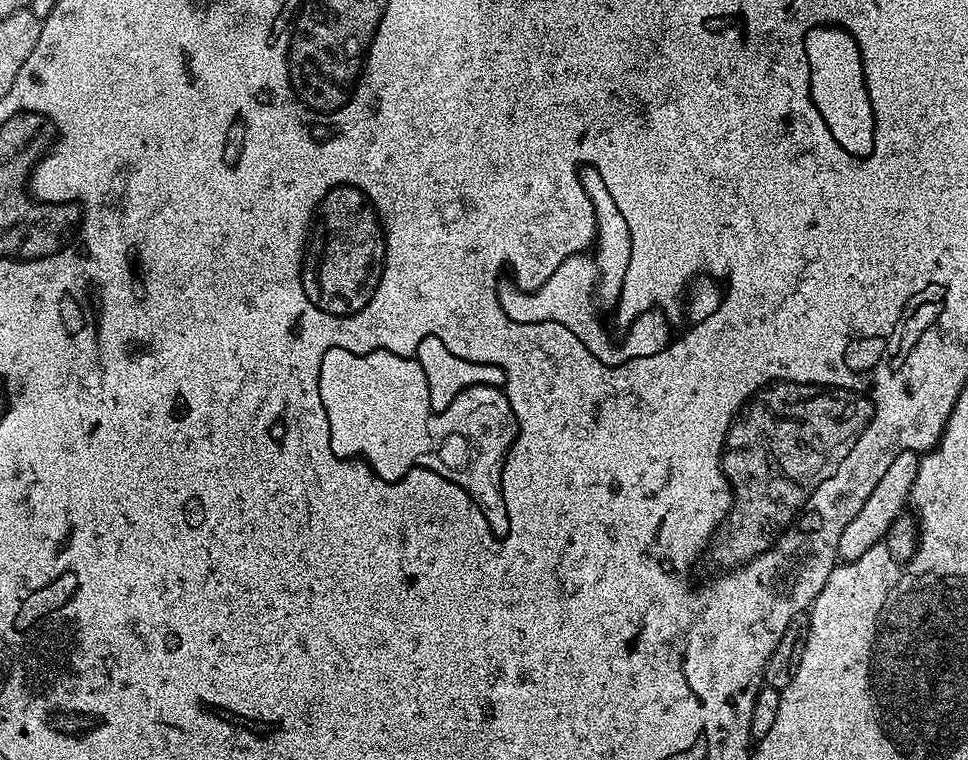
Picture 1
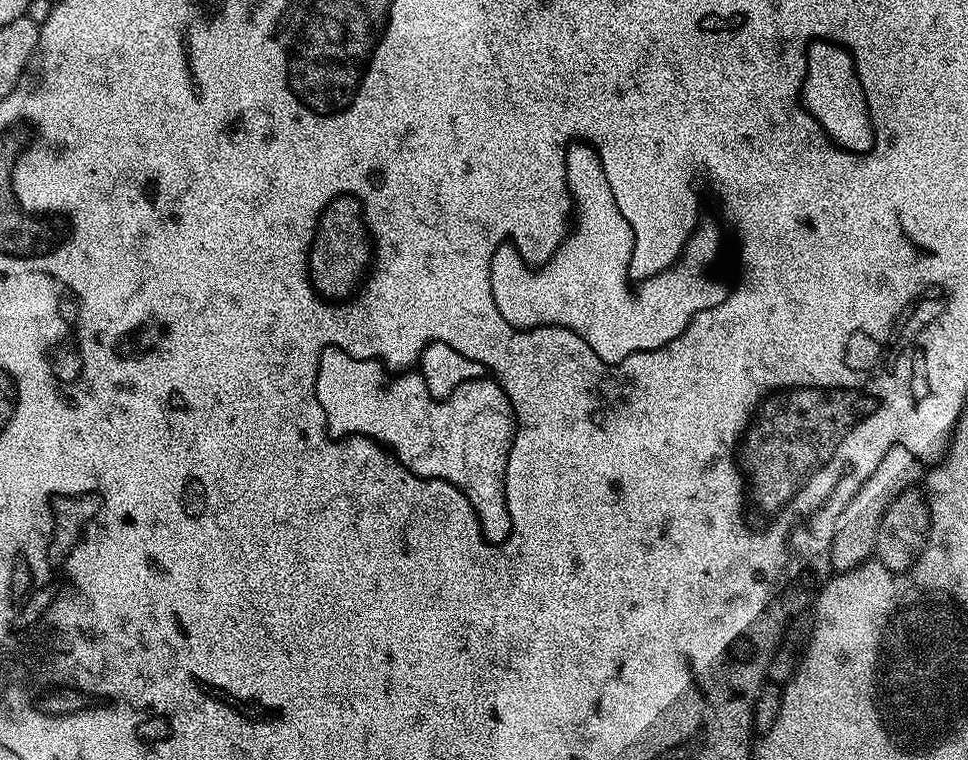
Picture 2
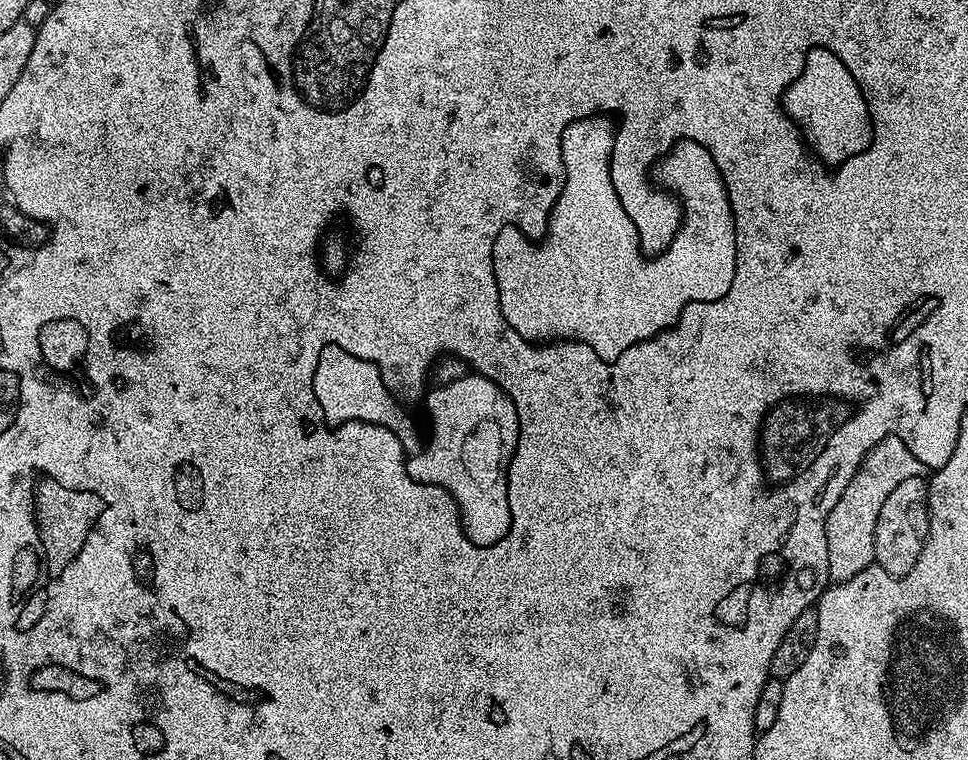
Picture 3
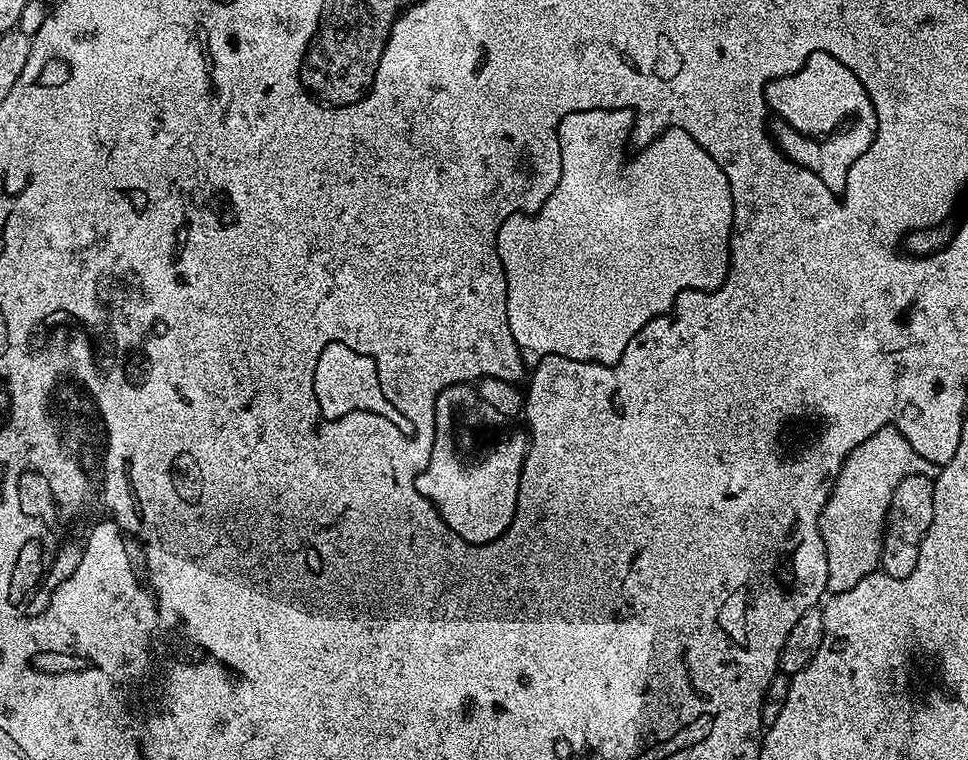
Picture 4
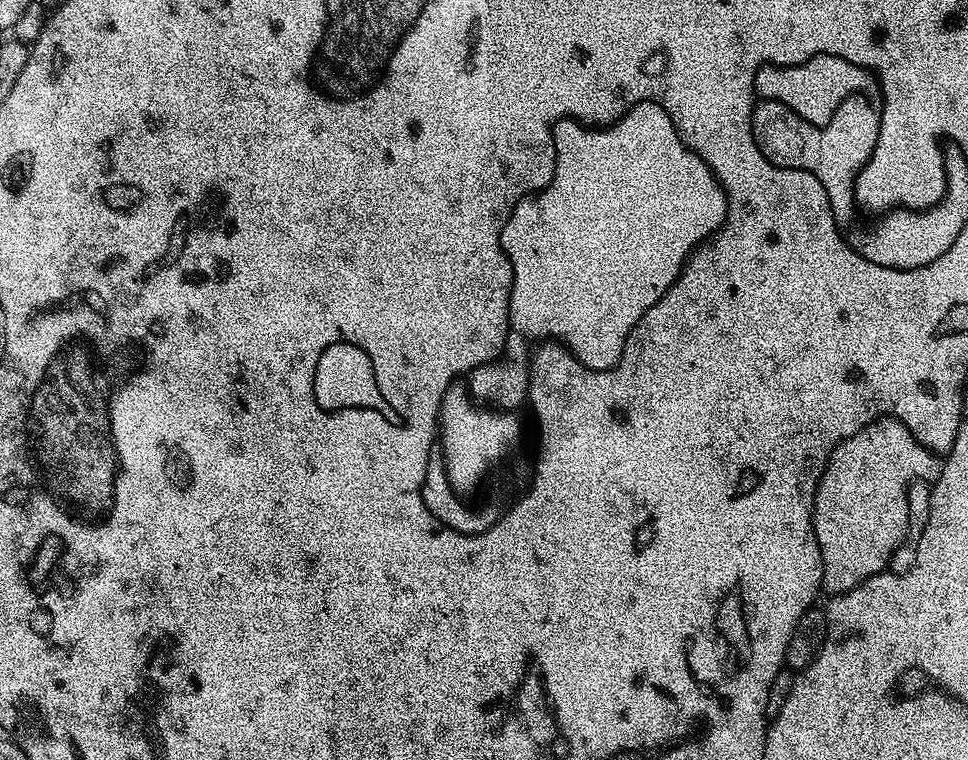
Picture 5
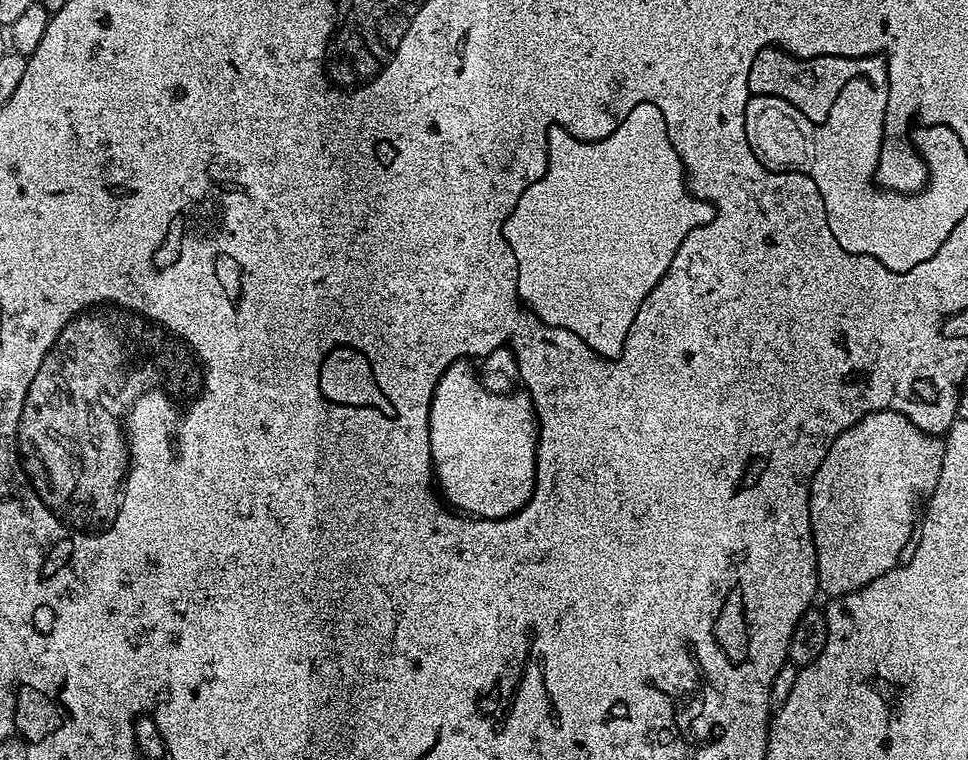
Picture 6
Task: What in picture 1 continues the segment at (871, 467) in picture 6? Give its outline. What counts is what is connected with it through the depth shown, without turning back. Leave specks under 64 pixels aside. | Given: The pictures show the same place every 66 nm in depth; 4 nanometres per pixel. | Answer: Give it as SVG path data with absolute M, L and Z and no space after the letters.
M903 452L898 454L898 458L894 458L894 462L890 462L890 470L882 474L878 486L874 486L870 498L866 498L862 510L858 510L858 514L854 514L850 522L846 522L846 530L842 530L842 538L838 538L838 557L843 563L849 564L862 558L866 550L870 550L885 539L892 524L905 511L903 510L904 504L906 508L909 503L919 465L920 456L915 452Z

